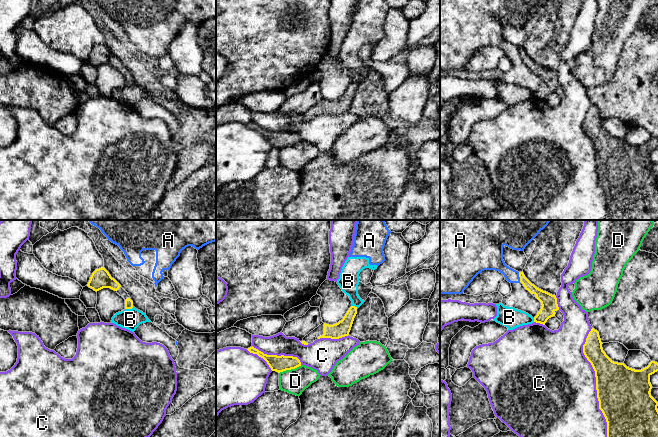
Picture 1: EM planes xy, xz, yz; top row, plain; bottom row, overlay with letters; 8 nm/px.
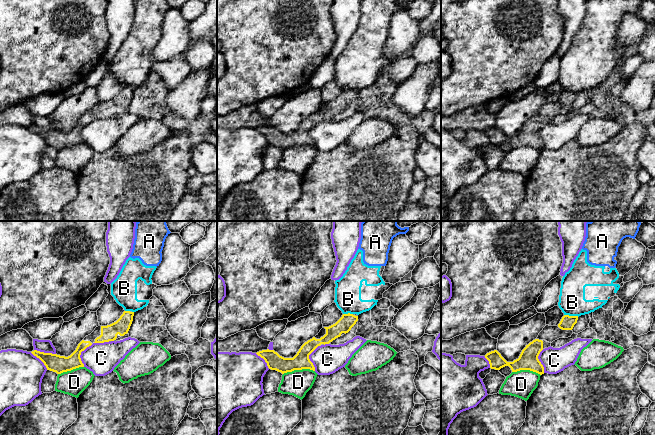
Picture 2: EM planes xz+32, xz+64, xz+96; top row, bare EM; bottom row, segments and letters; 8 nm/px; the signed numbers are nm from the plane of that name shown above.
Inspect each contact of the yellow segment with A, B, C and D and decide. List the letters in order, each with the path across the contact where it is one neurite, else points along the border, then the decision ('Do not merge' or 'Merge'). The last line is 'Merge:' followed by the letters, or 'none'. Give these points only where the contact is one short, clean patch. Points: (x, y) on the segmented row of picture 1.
A: Boundary: yz (518, 272), (520, 281). Do not merge
B: Boundary: xy (133, 307), (125, 309). Do not merge
C: Do not merge
D: Do not merge
Merge: none

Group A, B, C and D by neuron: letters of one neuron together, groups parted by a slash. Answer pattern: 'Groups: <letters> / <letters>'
Groups: A B / C / D

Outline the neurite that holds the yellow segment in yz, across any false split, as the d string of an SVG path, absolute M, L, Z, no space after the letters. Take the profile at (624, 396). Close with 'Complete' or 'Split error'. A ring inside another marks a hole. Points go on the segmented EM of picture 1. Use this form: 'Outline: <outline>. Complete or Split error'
Outline: M589 332L583 353L591 363L596 377L599 409L607 422L607 437L658 437L658 402L651 396L650 376L658 371L658 363L651 361L641 370L612 361L603 351L599 332Z. Complete

